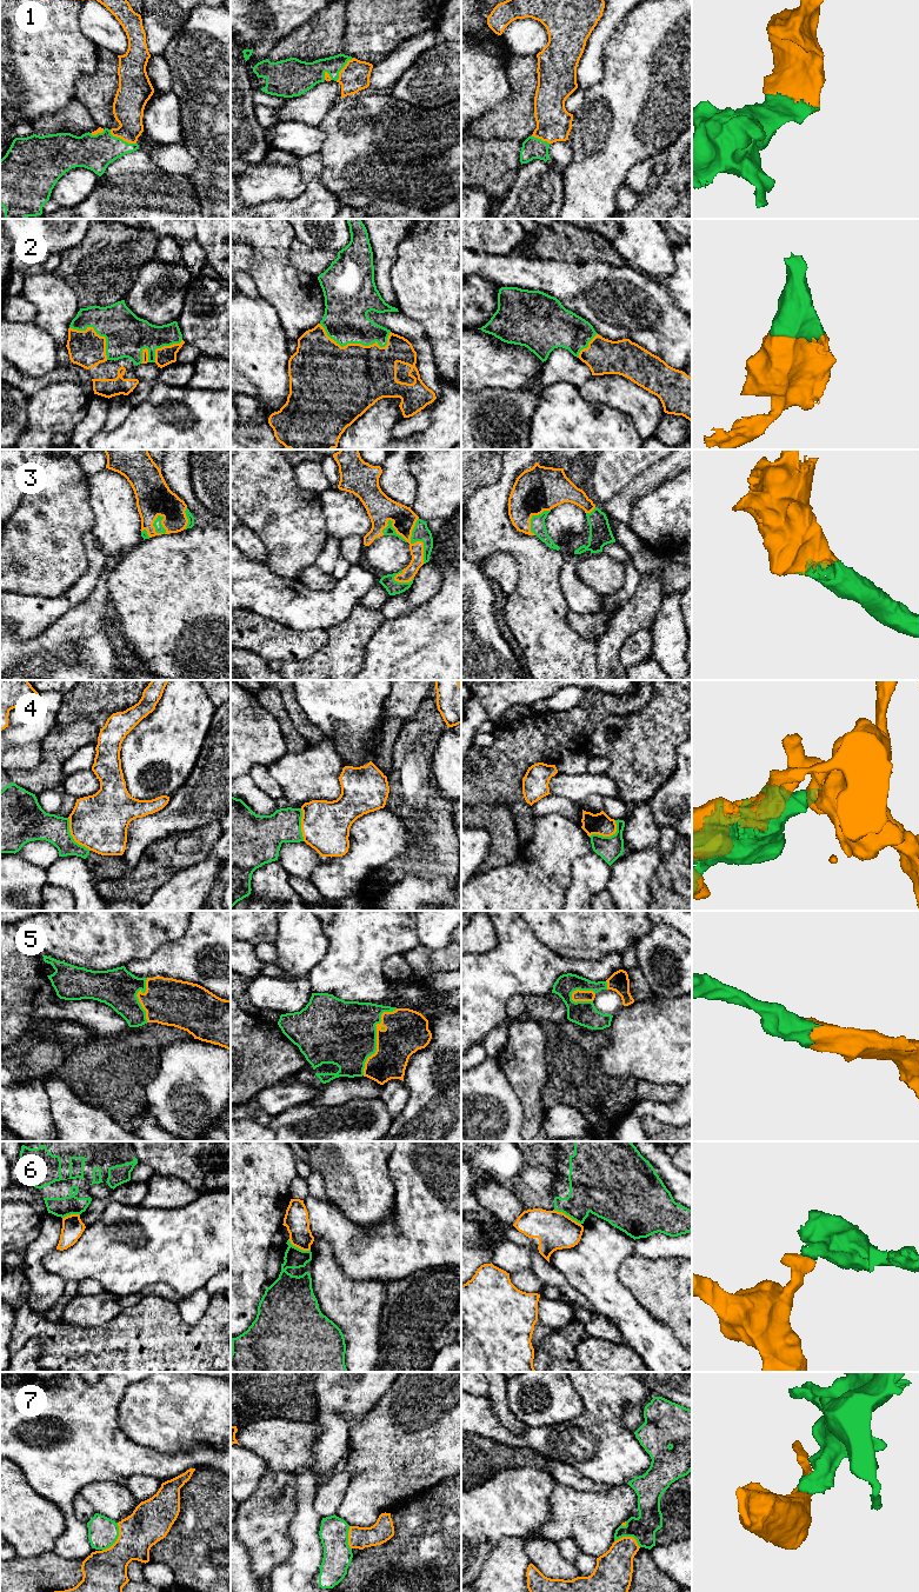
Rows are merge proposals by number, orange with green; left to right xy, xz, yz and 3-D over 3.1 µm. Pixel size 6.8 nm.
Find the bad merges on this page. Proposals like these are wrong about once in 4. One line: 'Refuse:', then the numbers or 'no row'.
Refuse: 4, 6, 7

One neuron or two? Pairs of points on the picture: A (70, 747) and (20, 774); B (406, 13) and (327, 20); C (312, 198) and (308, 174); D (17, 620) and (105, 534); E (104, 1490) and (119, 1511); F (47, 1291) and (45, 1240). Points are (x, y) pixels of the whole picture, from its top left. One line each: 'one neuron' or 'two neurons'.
A: one neuron
B: two neurons
C: one neuron
D: two neurons
E: one neuron
F: one neuron

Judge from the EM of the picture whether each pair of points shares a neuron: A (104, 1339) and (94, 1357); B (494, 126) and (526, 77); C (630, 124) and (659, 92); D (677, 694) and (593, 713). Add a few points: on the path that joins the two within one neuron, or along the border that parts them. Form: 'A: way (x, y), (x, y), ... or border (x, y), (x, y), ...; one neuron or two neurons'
A: way (104, 1344), (99, 1352); one neuron
B: way (506, 114), (521, 99), (523, 88); one neuron
C: way (633, 115), (651, 100); one neuron
D: border (645, 704), (637, 711), (619, 714); two neurons

